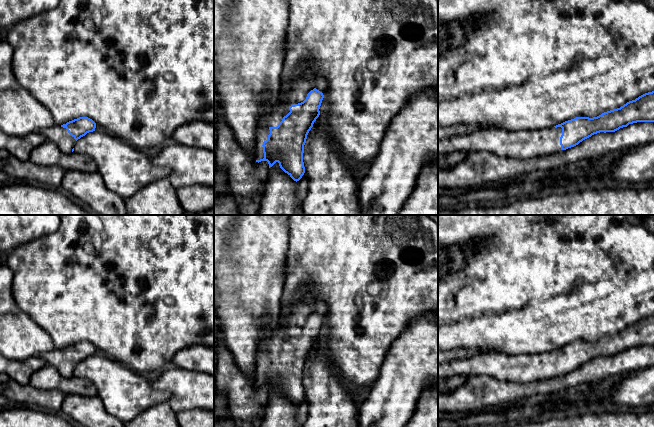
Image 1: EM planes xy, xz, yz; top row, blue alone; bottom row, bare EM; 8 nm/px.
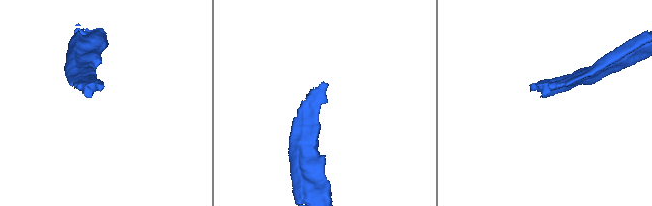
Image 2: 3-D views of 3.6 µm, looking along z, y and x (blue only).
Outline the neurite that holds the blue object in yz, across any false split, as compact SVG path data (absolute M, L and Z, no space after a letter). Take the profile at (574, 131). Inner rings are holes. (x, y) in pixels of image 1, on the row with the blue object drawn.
M654 91L593 118L576 117L551 128L506 131L499 128L438 140L438 156L455 151L488 151L510 158L546 156L578 145L600 132L615 132L637 122L654 122Z

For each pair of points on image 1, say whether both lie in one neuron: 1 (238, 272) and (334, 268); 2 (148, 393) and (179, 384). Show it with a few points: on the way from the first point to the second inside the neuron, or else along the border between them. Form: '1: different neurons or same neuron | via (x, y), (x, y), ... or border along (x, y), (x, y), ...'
1: different neurons | border along (289, 243), (285, 266)
2: different neurons | border along (151, 383), (157, 389), (166, 389), (169, 400)

